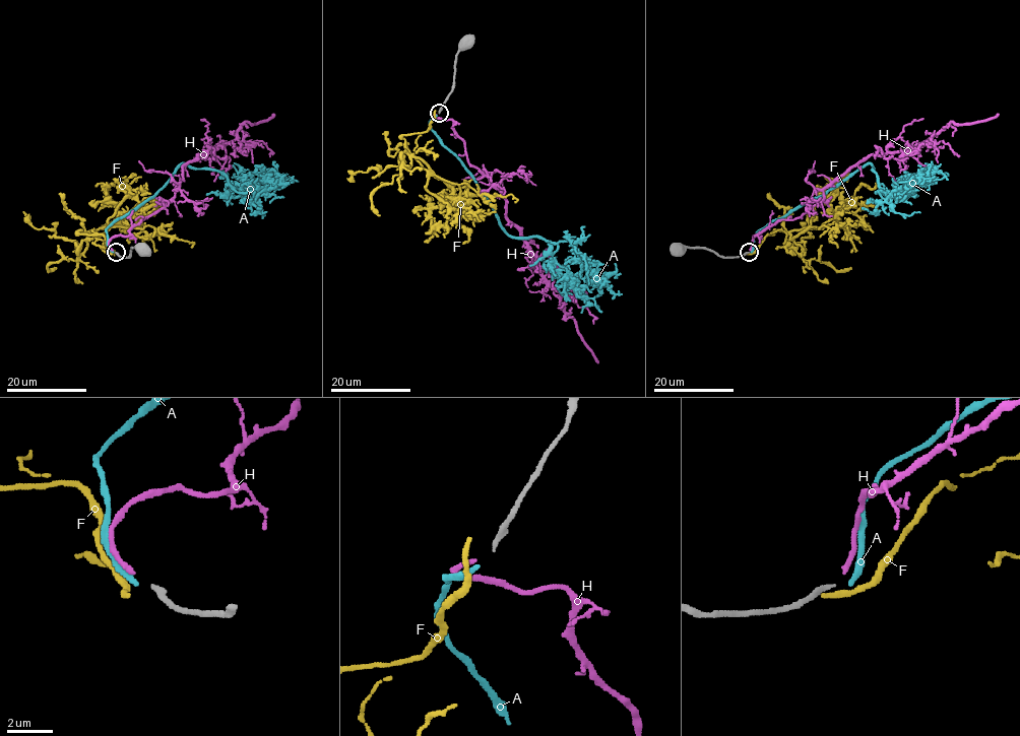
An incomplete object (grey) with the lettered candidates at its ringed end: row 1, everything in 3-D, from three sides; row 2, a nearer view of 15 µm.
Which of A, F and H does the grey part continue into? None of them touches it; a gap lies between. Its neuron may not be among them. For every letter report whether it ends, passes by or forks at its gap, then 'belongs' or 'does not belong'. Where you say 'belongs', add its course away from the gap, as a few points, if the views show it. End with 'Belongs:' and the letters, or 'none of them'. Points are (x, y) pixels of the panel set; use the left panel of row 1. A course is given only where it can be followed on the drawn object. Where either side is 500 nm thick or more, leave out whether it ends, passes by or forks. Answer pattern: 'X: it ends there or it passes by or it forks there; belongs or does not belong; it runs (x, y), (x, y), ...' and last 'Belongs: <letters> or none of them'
A: it ends there; does not belong
F: it ends there; does not belong
H: it ends there; belongs; it runs (112, 251), (112, 238), (127, 237), (175, 196), (182, 168), (233, 141), (246, 122), (274, 114)
Belongs: H

